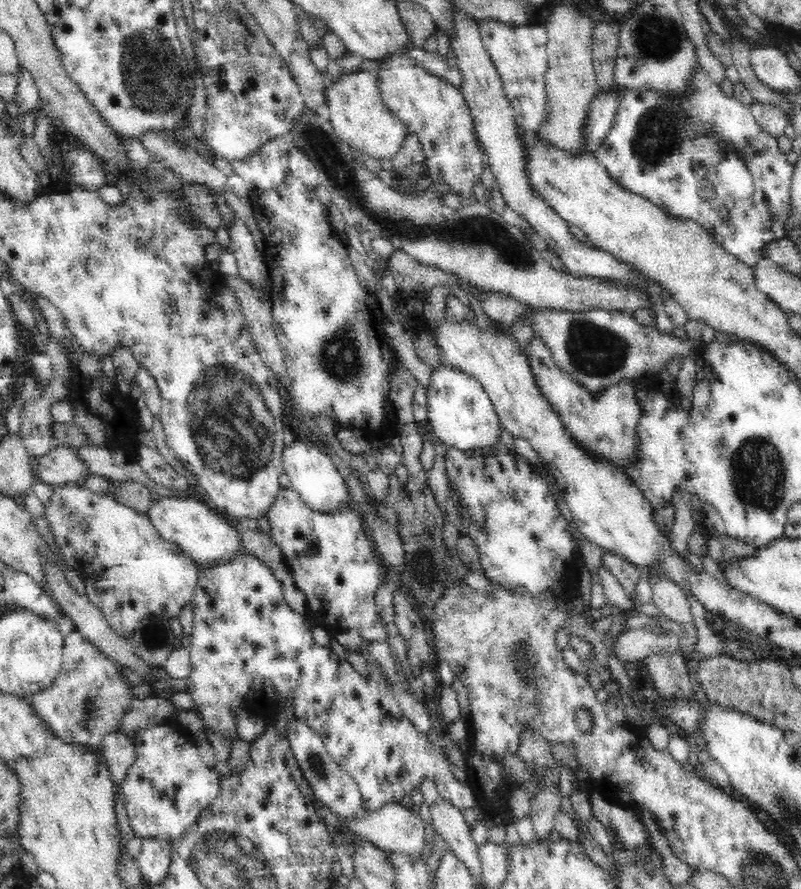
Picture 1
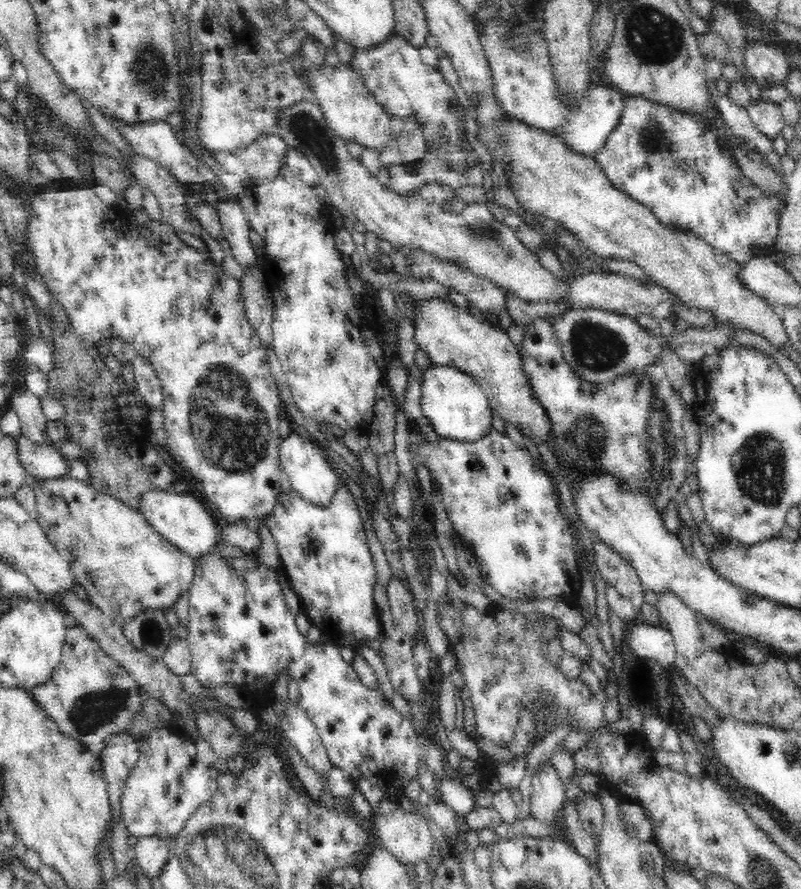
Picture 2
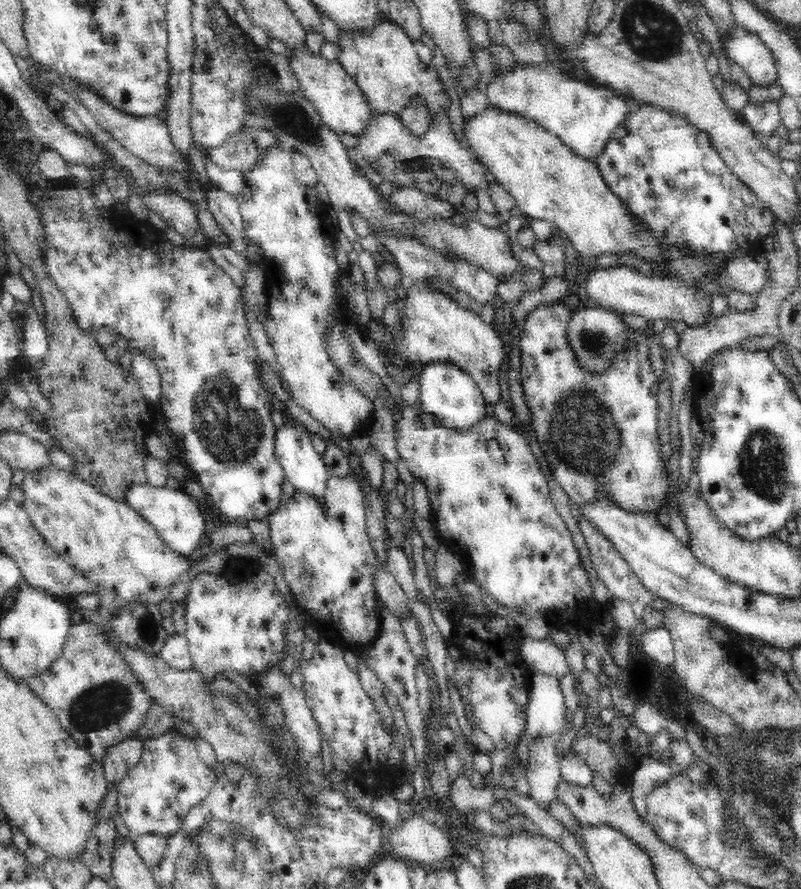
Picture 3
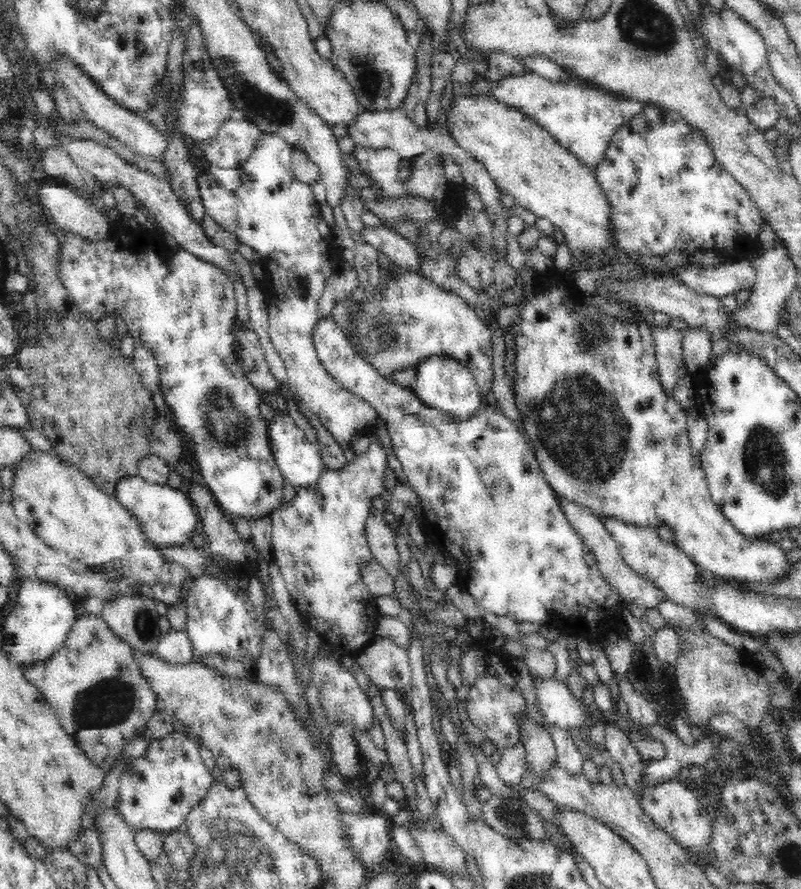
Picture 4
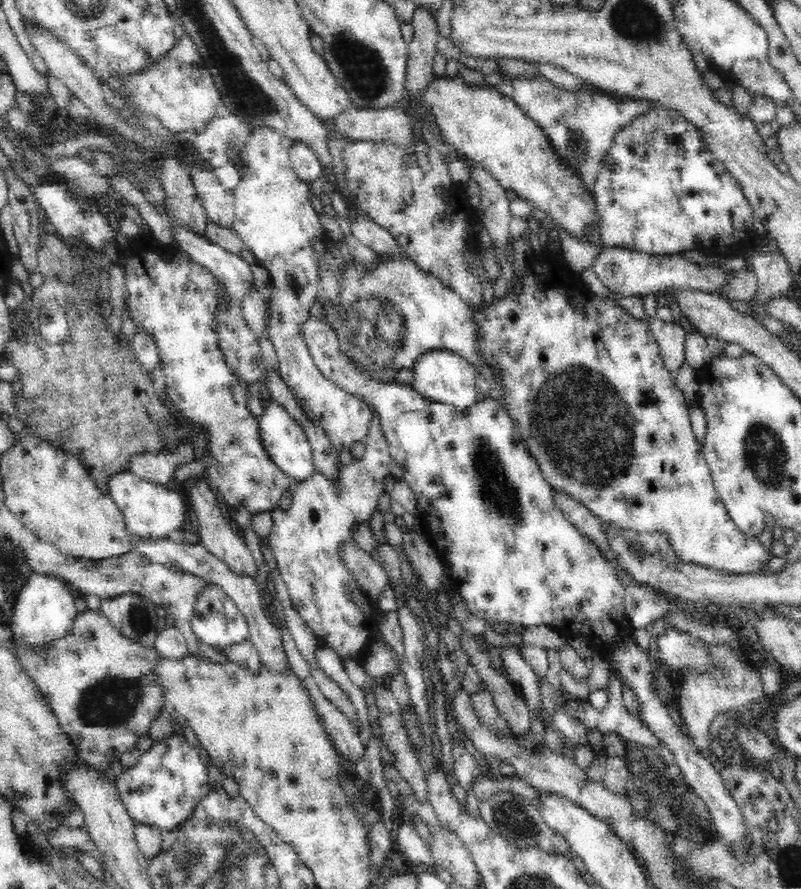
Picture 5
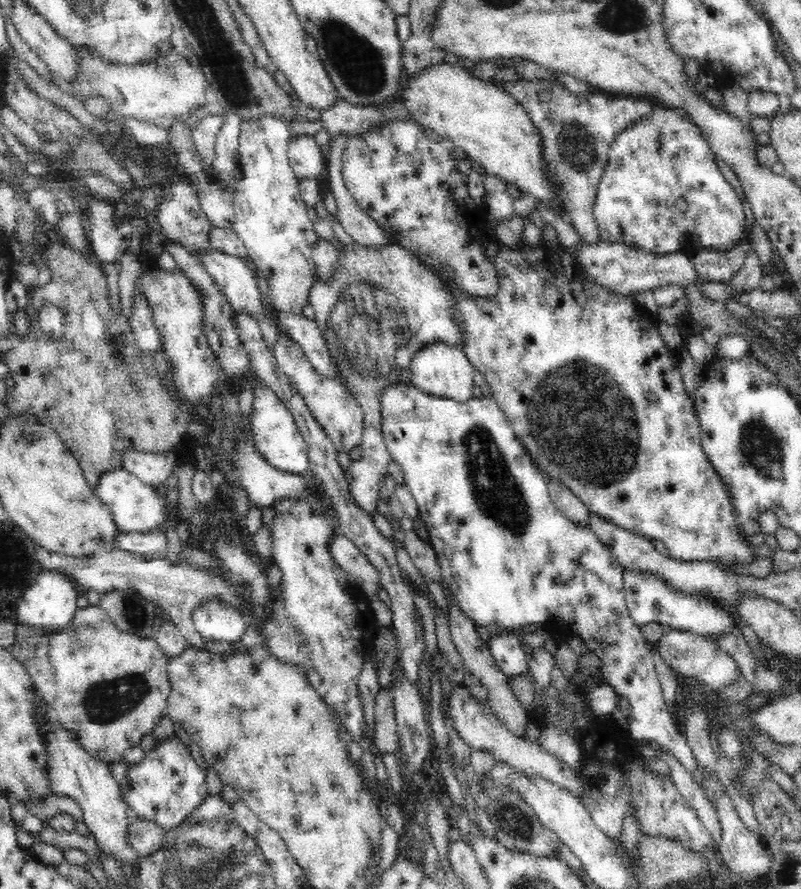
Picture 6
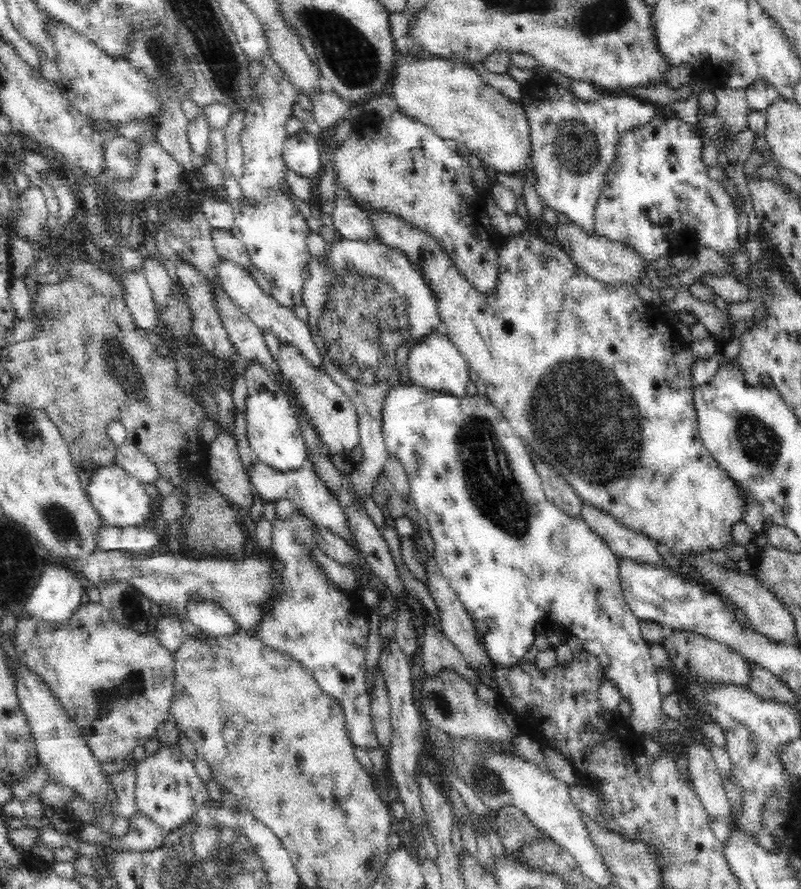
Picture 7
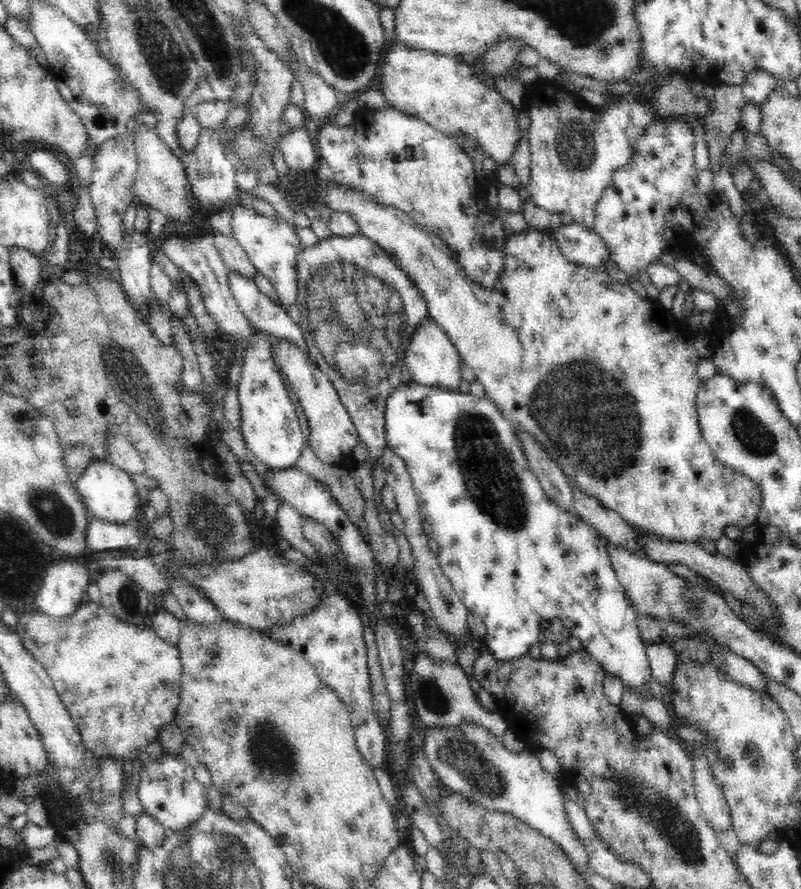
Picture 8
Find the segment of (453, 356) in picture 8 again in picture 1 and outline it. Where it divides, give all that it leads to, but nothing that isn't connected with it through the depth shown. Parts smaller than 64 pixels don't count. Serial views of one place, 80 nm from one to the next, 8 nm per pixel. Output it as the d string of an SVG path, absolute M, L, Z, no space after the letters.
M440 366L432 370L430 377L430 386L426 389L427 397L427 416L432 432L438 439L444 442L445 446L454 448L456 451L462 451L473 458L482 458L490 456L489 449L502 445L502 428L498 413L494 409L493 403L484 388L474 379L462 370L452 366Z

